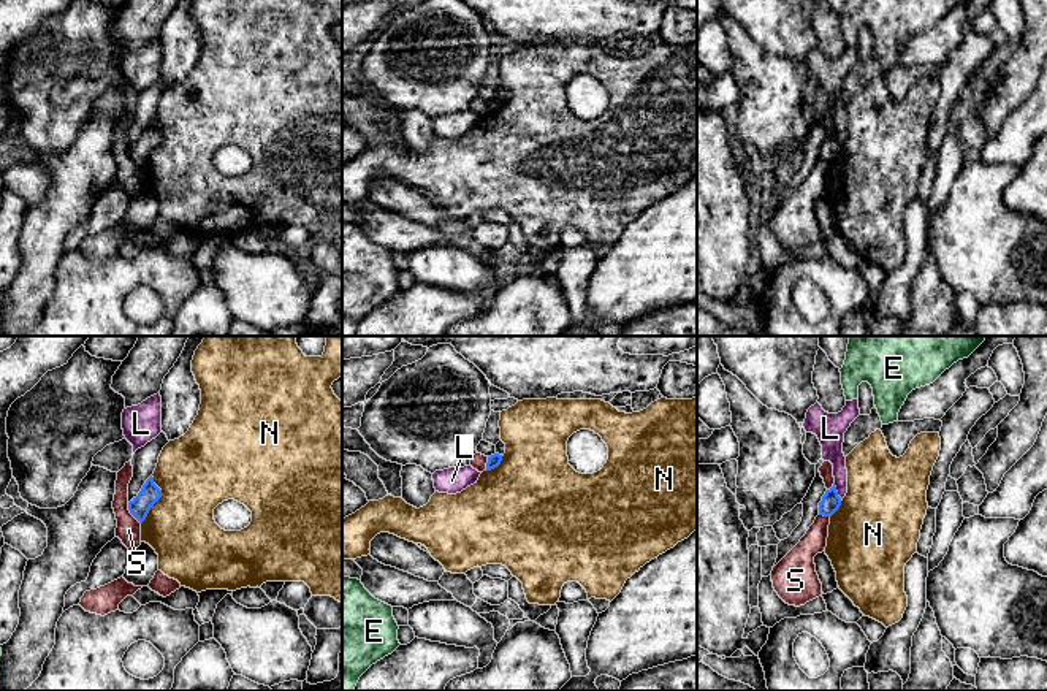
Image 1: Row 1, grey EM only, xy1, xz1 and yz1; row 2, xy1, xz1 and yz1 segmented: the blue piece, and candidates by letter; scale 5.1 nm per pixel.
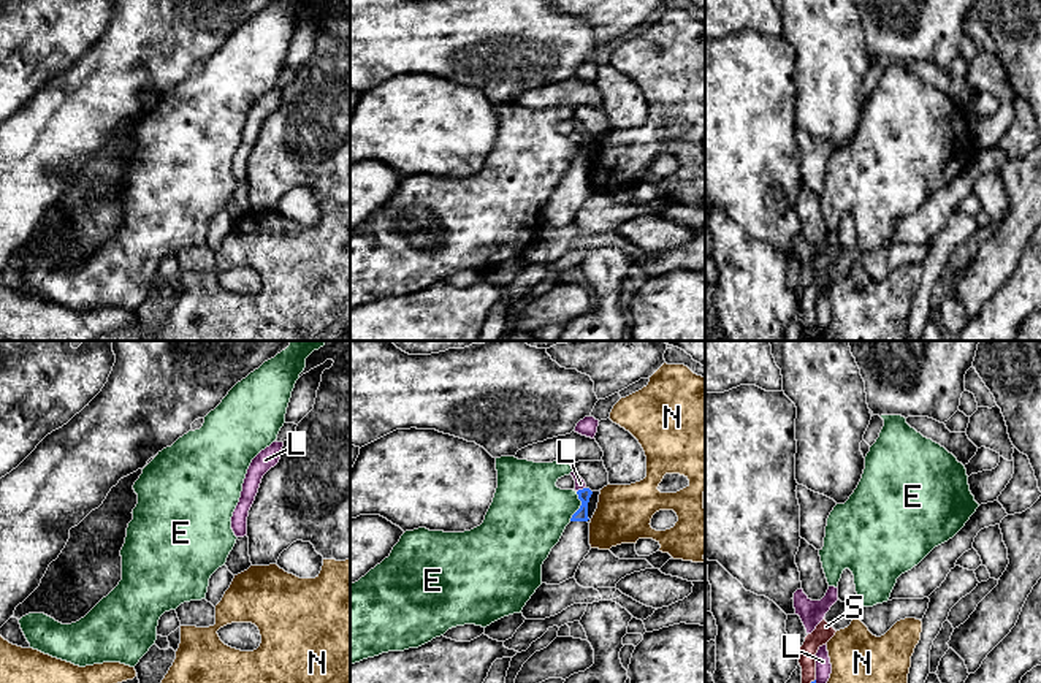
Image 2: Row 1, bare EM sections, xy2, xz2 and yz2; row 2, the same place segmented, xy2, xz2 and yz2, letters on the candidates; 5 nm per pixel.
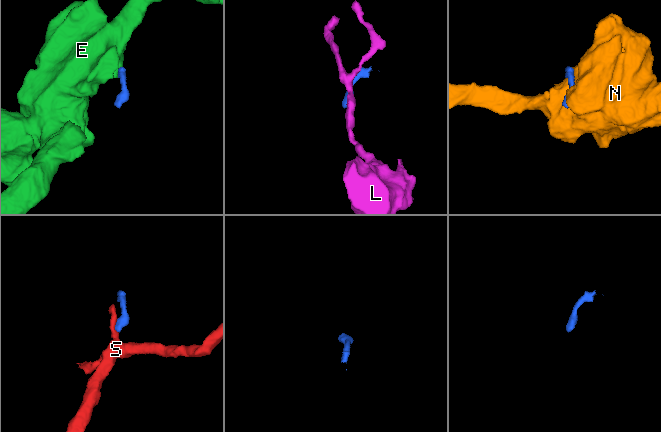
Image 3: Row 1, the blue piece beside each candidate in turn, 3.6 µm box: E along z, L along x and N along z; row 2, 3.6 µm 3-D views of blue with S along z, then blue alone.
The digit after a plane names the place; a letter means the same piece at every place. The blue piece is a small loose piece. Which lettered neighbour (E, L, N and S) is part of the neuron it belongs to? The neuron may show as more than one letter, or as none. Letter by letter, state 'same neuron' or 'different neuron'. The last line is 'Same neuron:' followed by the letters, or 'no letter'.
E: different neuron
L: different neuron
N: different neuron
S: different neuron
Same neuron: no letter

